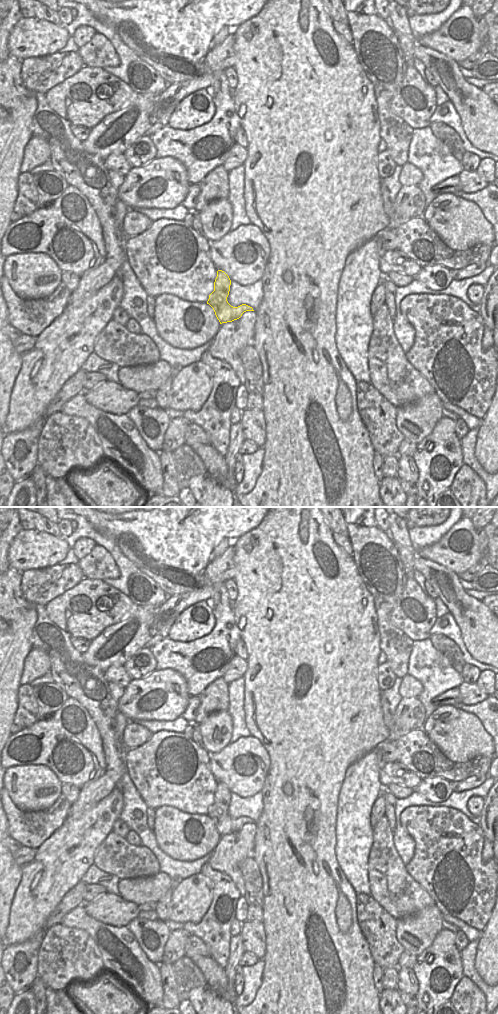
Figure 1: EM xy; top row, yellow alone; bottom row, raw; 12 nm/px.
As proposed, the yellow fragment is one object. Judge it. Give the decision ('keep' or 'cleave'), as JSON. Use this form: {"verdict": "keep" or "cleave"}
{"verdict": "keep"}

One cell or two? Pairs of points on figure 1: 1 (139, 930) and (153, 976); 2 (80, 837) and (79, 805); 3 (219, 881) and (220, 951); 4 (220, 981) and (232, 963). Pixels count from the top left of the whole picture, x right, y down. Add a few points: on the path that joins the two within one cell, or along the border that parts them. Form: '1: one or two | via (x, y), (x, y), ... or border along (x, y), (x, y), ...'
1: two | border along (135, 938), (145, 955), (151, 961), (159, 964)
2: two | border along (98, 802), (77, 817), (67, 816)
3: one | via (216, 898), (212, 913), (215, 921), (215, 934)
4: two | border along (224, 969), (226, 985), (222, 989), (214, 991)

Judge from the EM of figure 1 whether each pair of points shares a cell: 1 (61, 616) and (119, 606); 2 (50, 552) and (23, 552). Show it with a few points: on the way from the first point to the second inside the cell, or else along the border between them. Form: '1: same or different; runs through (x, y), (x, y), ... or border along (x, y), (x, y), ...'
1: same; runs through (77, 616), (110, 617)
2: same; runs through (43, 552), (30, 552)

